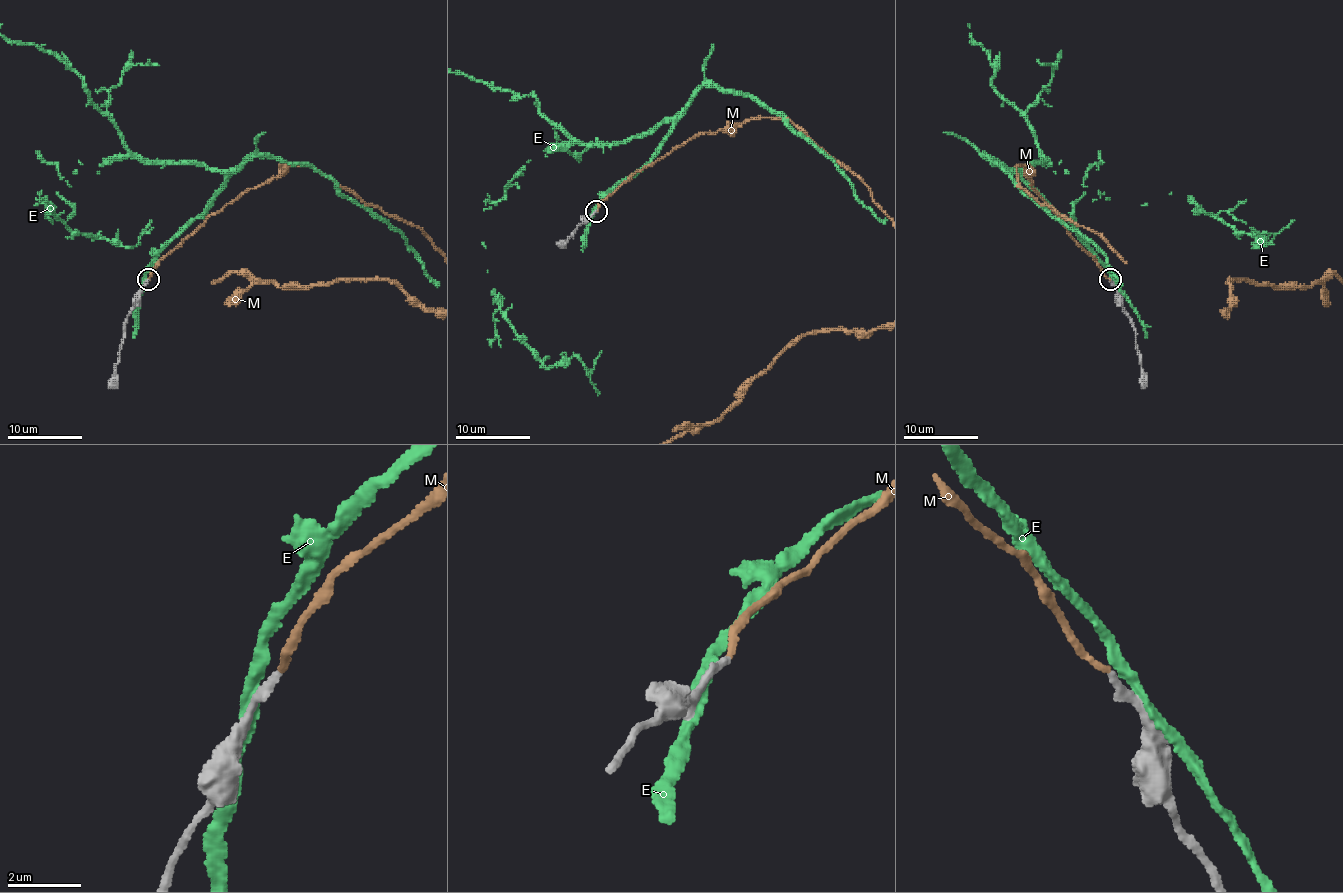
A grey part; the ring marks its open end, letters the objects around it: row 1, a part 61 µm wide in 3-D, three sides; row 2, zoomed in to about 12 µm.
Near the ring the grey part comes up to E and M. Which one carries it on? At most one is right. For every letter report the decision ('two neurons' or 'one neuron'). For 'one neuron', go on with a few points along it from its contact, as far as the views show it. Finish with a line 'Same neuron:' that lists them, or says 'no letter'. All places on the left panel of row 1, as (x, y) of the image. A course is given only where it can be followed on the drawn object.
E: two neurons
M: one neuron
Same neuron: M

